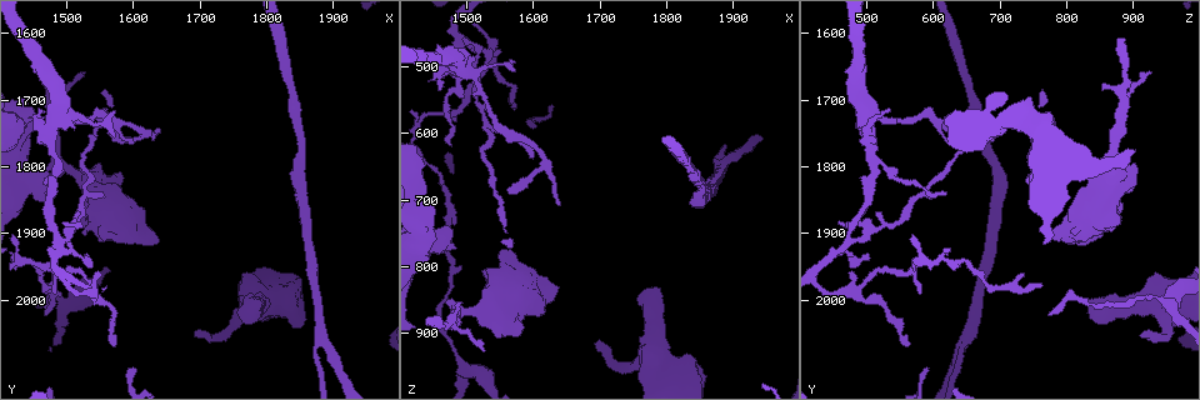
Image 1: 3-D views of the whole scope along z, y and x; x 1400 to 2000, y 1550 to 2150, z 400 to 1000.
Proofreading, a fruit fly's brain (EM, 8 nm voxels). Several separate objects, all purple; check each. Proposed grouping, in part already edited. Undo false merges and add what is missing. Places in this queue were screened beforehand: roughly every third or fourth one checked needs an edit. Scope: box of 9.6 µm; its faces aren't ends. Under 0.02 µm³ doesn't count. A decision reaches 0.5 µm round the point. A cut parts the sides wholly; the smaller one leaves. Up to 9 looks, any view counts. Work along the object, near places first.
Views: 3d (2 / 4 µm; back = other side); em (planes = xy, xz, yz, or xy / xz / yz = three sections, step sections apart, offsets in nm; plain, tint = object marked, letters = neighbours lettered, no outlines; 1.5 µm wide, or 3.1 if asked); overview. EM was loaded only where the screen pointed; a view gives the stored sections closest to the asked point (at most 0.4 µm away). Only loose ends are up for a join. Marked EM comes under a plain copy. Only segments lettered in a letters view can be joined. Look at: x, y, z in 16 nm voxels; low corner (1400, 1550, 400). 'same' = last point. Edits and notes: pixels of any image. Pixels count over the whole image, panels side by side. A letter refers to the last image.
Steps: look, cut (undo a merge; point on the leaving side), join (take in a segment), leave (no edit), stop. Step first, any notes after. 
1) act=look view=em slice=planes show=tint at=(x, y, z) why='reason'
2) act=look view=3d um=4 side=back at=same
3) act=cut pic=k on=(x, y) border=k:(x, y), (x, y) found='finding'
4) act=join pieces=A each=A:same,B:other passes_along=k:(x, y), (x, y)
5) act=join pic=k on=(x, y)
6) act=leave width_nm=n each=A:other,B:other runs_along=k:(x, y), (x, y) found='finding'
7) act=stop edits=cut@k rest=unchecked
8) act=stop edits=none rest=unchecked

act=look view=em slice=planes show=letters at=(1525, 1655, 925) why='tapers out'

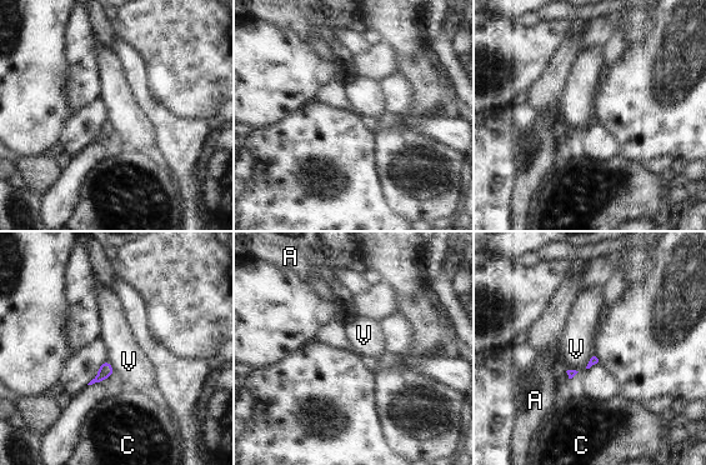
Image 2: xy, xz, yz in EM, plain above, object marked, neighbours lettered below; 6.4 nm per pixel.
act=leave longest_contact=V:90nm each=A:other,C:other,V:other border=2:(106, 359), (114, 370) found='none of them fits'

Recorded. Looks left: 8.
act=look view=em slice=yz step=4 show=tint at=(1440, 1610, 885)

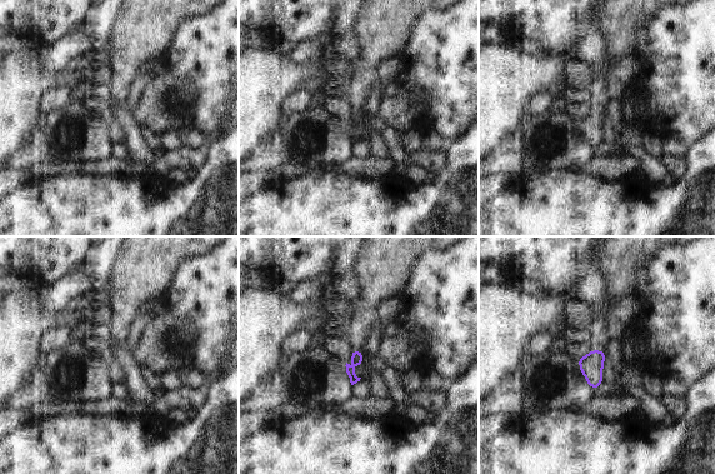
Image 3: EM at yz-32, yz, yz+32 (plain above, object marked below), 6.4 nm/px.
act=look view=em slice=planes show=letters at=same why='another direction'

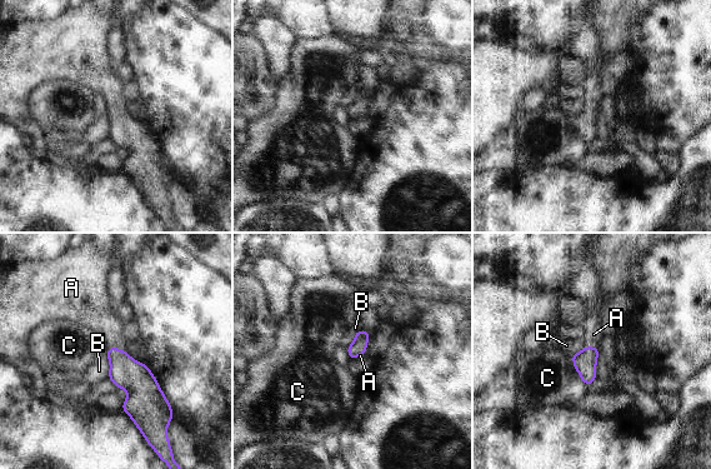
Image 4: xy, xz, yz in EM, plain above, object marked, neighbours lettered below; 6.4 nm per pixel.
act=join pieces=A each=A:same,B:other,C:other passes_along=4:(135, 378), (115, 347), (94, 314) found='it goes on there'

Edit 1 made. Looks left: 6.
act=look view=overview why='see it whole again'

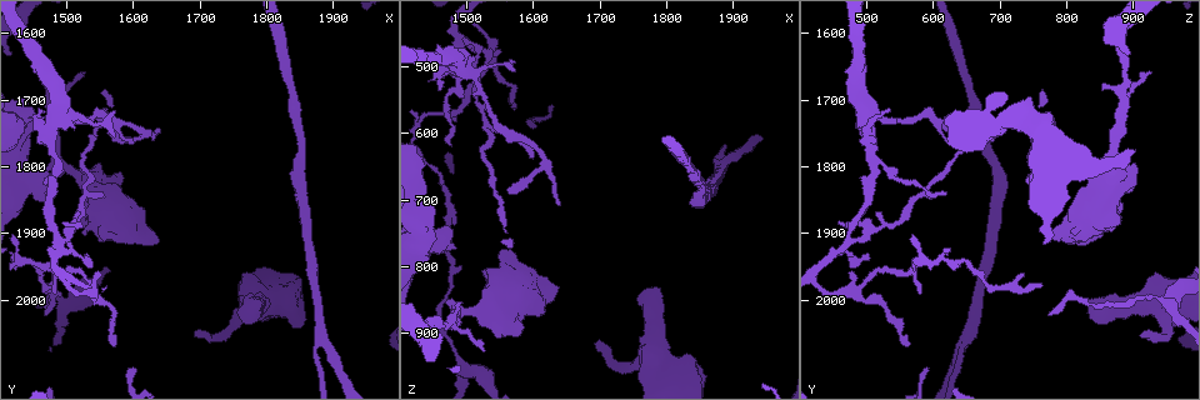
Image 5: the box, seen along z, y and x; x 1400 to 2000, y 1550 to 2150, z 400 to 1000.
act=look view=3d um=4 side=back at=(1845, 2040, 950) why='an open end'

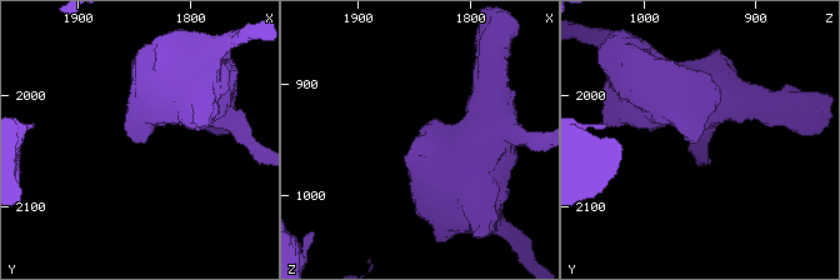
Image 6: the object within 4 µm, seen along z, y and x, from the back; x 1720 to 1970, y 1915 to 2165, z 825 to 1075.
act=look view=em slice=xy step=4 show=letters at=(1846, 2044, 956)

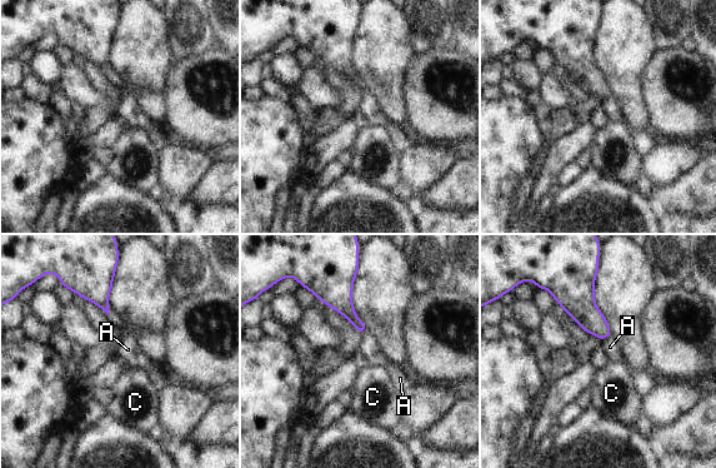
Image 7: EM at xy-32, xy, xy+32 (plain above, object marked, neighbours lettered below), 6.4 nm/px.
act=look view=em slice=planes show=letters at=same why='another direction'

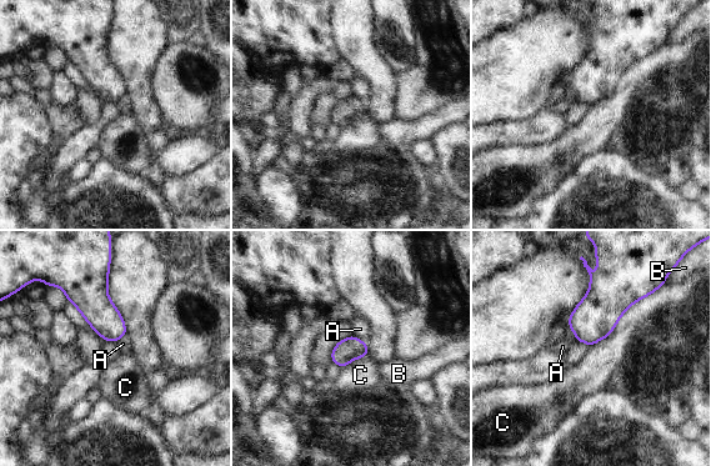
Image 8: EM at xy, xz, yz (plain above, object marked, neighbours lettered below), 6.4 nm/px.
act=leave each=A:other,B:other,C:other border=8:(655, 291), (590, 346) found='none of them fits'

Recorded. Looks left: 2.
act=look view=em slice=planes show=letters at=(1880, 2060, 645)

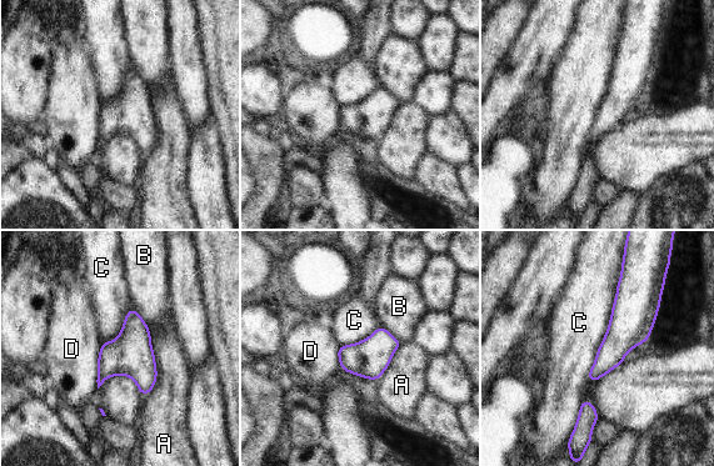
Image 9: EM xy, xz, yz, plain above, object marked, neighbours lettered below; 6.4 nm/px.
act=leave each=A:other,B:other,C:other,D:other border=9:(622, 266), (608, 330), (587, 379) found='all the same neuron'

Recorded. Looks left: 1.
act=stop edits=join@4 rest=unchecked

